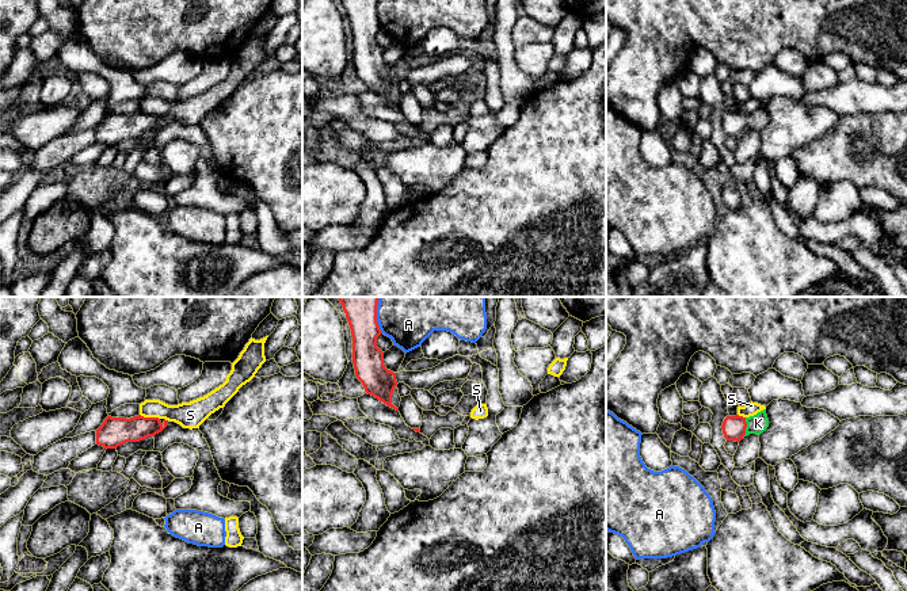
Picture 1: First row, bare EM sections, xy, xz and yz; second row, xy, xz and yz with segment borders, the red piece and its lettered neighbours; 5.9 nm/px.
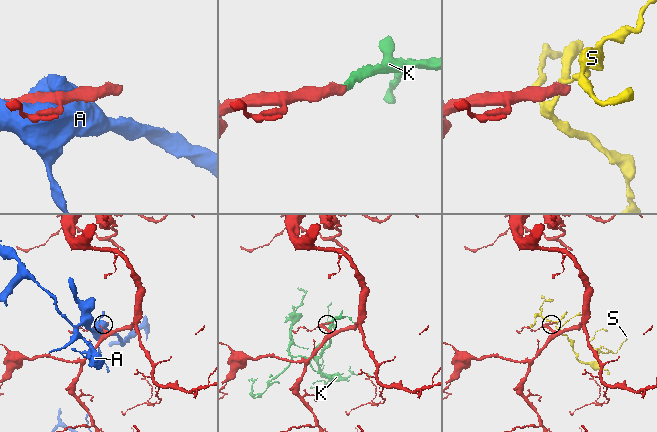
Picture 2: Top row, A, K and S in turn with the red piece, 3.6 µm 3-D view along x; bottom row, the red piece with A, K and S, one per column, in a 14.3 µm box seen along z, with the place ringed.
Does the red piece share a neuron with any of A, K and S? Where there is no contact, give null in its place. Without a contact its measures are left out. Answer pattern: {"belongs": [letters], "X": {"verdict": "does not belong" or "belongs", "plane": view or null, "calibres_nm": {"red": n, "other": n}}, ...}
{"belongs": ["K"], "A": {"verdict": "does not belong", "plane": "xz", "calibres_nm": {"red": 180, "other": 260}}, "K": {"verdict": "belongs", "plane": "yz", "calibres_nm": {"red": 140, "other": 120}}, "S": {"verdict": "does not belong", "plane": "xy", "calibres_nm": {"red": 180, "other": 160}}}

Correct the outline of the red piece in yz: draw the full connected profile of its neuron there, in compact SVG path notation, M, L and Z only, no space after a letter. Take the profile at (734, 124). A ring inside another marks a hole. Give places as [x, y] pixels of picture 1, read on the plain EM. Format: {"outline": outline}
{"outline": "M766 106L758 108L754 113L727 113L723 118L723 130L727 137L740 138L750 130L761 131L769 123L769 115Z"}

